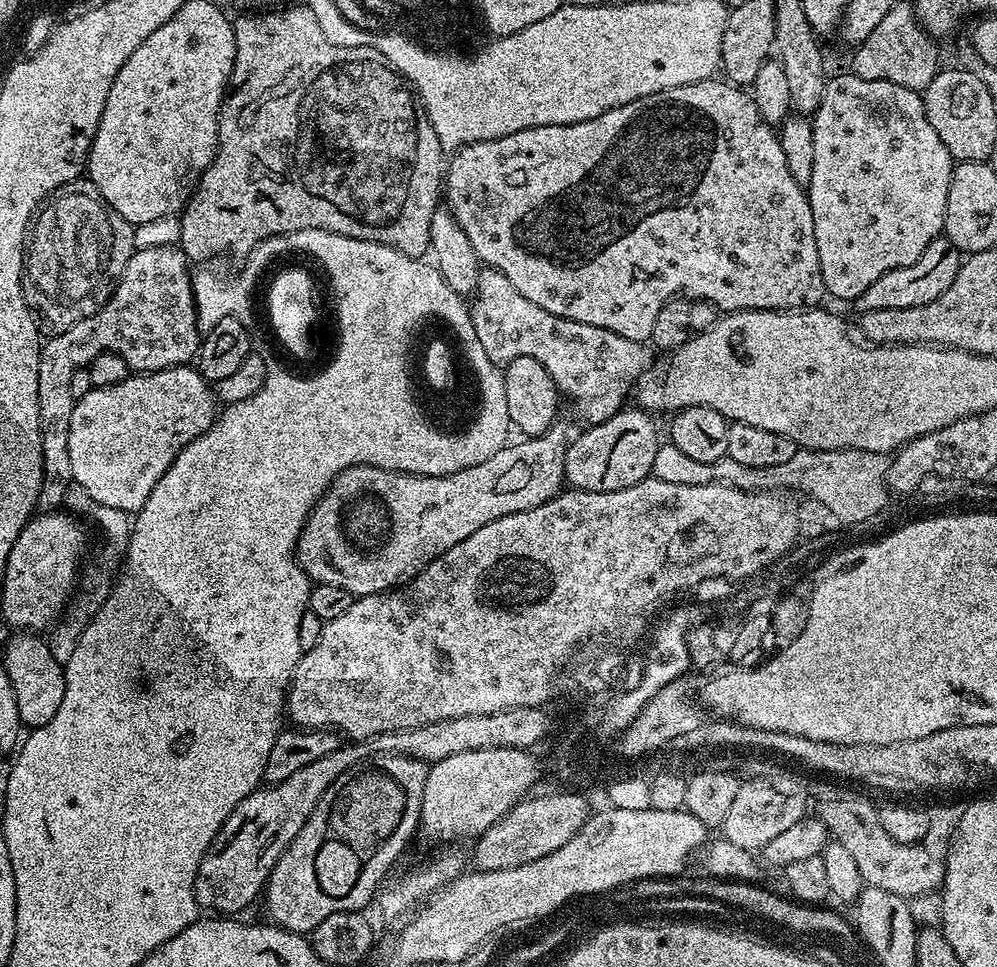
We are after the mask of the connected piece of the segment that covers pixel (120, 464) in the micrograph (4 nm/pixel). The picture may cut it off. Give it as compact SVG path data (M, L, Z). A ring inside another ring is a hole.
M192 366L137 372L114 386L93 387L73 403L70 414L72 479L94 502L135 514L176 453L210 430L217 415L213 385Z

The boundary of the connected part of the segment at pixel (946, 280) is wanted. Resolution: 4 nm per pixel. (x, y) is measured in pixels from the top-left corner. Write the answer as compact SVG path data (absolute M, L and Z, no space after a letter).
M937 236L930 246L918 258L918 262L910 262L910 266L898 266L894 270L886 270L882 278L878 278L868 289L862 290L854 301L857 313L870 310L906 310L910 306L926 306L926 302L934 302L938 294L950 290L954 278L958 278L958 270L962 263L961 252L952 245L947 236Z

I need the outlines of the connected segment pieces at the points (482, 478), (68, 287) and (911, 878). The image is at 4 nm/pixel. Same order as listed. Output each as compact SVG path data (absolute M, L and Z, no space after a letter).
M549 430L542 436L520 438L517 441L517 444L505 444L498 454L486 458L486 462L478 462L478 466L466 466L466 470L445 476L415 476L382 470L369 464L342 470L332 479L332 485L321 494L304 523L296 543L296 563L309 580L317 584L342 586L342 590L350 590L353 598L399 588L415 578L427 564L434 562L434 558L446 554L450 546L458 546L462 538L470 538L474 530L503 516L534 510L534 506L542 506L542 502L550 502L560 495L566 484L566 440L556 430Z
M87 178L71 180L61 186L39 209L31 225L22 277L24 300L43 323L45 320L53 324L53 329L63 330L74 322L82 322L82 318L90 318L90 314L97 312L107 302L135 248L136 233L133 225L128 224L126 218L122 218L122 214L118 214L118 210L114 210L106 198L102 198L102 194L98 194L92 181Z
M840 796L837 800L822 801L817 808L815 805L814 814L828 827L829 837L833 841L841 843L855 854L872 852L872 877L867 877L867 887L890 890L890 894L913 898L935 893L943 885L943 863L926 854L920 844L894 842L894 838L882 830L877 805L872 805L870 801L860 796Z

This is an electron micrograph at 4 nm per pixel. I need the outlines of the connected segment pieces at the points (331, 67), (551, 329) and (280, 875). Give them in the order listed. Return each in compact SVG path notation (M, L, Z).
M300 2L293 8L282 8L264 10L259 14L244 14L241 15L244 17L240 21L238 19L235 21L236 53L230 87L220 103L216 156L207 170L200 175L200 181L196 183L192 196L179 213L180 251L192 262L212 260L215 256L244 258L266 238L313 228L330 230L346 238L385 244L407 256L423 257L429 251L430 218L434 218L434 210L442 200L442 160L440 164L442 149L438 136L434 134L434 126L430 118L423 110L418 111L418 97L412 85L404 79L403 74L392 69L390 62L382 54L378 54L378 50L347 48L334 46L334 42L326 42L326 34L322 34L322 29L318 26L318 18L314 18L314 10L310 10L307 3Z
M485 267L481 271L475 292L470 296L470 311L474 334L478 334L478 342L482 342L482 350L486 350L486 358L498 366L509 364L514 358L525 356L534 358L534 362L542 362L556 384L561 397L572 399L576 412L585 421L585 425L606 422L620 409L625 407L624 400L633 395L638 381L649 371L652 364L653 349L647 343L630 338L622 338L614 334L614 330L606 330L602 326L586 326L586 322L574 322L571 318L562 318L558 314L550 314L538 306L538 302L530 302L530 298L522 298L514 286L510 286L510 278L497 268Z
M376 754L338 774L338 778L334 778L332 785L322 794L314 814L306 818L294 842L290 842L290 846L280 855L274 870L268 875L268 883L264 885L262 893L262 904L264 900L268 907L267 919L276 927L285 928L287 932L310 934L330 914L367 909L367 904L371 900L373 903L378 889L385 883L384 875L403 854L412 831L417 831L422 790L425 789L428 770L429 765L423 760Z

